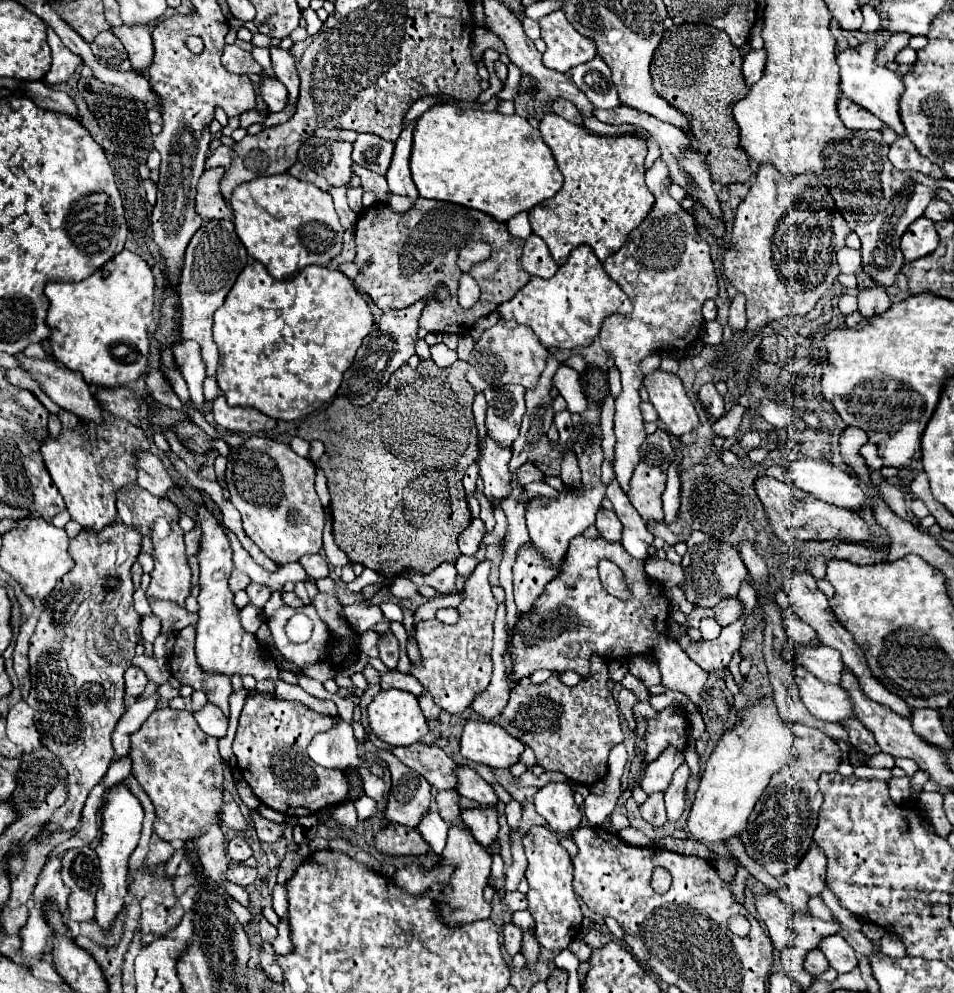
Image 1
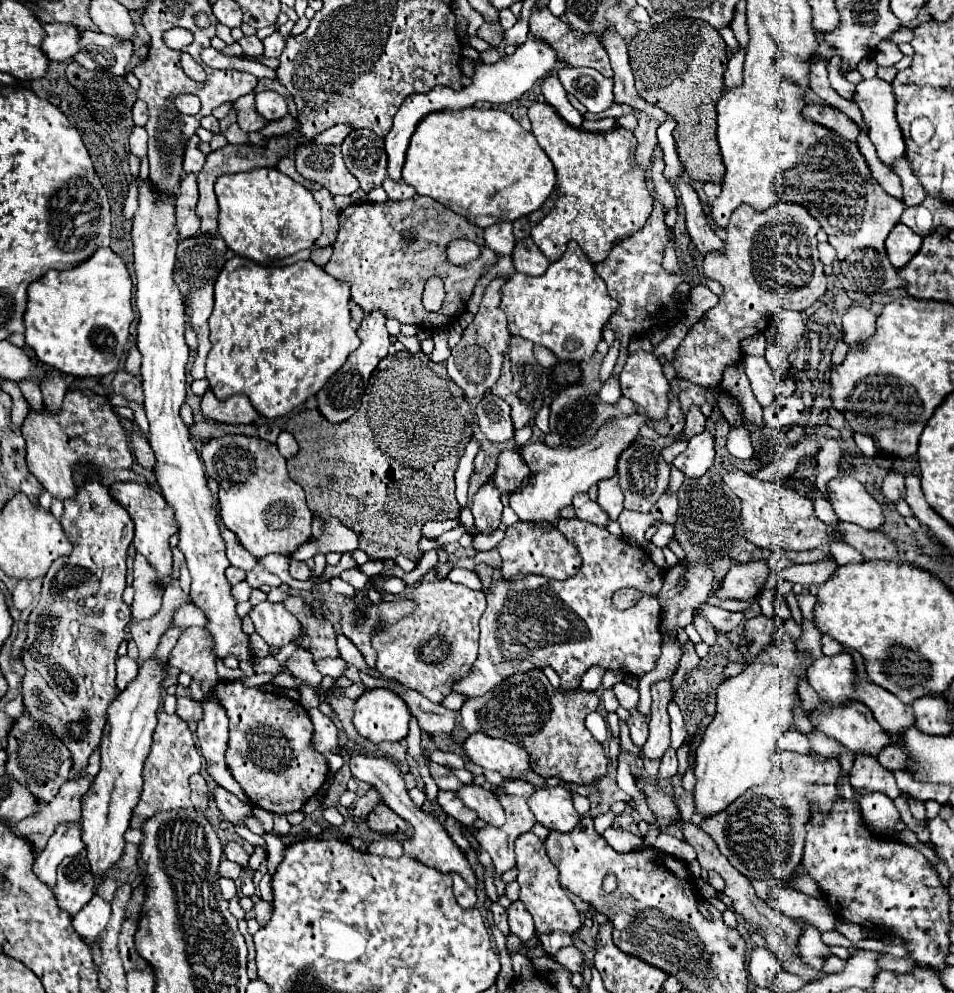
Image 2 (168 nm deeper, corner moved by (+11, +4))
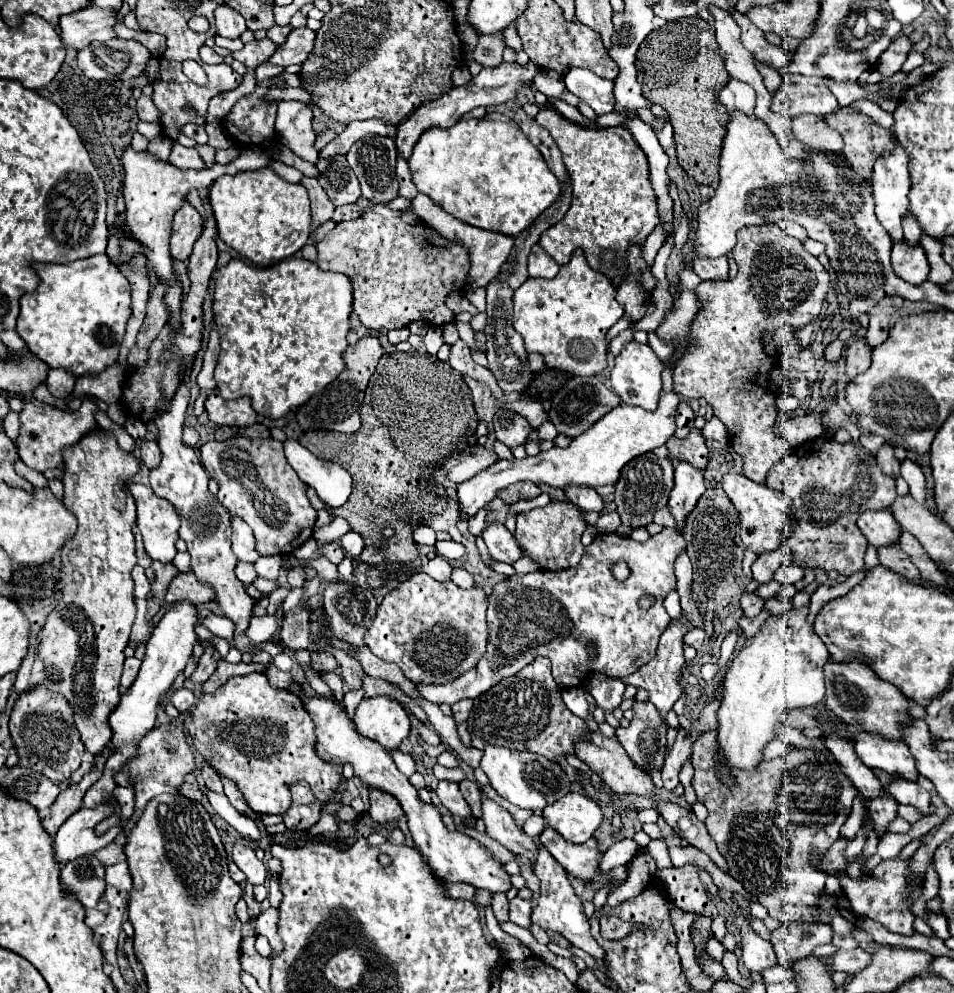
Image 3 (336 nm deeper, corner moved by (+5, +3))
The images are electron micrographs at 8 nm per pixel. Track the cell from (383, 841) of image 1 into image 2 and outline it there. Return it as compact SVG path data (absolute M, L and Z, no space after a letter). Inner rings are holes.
M386 804L376 808L366 818L366 824L372 832L378 832L378 834L396 834L396 832L408 830L408 824L402 818L398 818L398 814L392 814L392 810L388 810Z

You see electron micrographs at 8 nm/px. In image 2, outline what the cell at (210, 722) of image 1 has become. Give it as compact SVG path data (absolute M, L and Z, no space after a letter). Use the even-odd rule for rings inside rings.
M178 698L178 710L176 710L176 714L182 718L182 720L186 720L186 722L198 722L202 716L204 716L204 710L202 710L202 704L200 702L196 702L196 700L192 700L192 698Z

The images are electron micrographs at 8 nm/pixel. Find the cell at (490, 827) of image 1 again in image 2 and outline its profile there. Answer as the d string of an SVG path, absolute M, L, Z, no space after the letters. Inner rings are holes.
M438 792L438 802L440 802L440 806L444 808L444 812L448 814L448 816L452 816L452 818L456 818L458 822L462 822L464 826L472 826L476 820L478 820L478 816L474 814L474 810L470 810L470 808L466 808L462 802L460 802L460 798L456 798L454 796L454 792Z

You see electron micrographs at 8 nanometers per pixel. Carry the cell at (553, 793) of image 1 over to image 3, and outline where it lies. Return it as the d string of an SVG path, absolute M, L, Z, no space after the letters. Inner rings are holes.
M568 793L542 811L542 817L570 843L588 841L602 823L602 809L582 793Z

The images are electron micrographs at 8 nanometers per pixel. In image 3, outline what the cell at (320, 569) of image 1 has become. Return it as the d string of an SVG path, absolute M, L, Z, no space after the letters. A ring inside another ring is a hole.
M296 565L288 571L288 583L290 587L302 587L304 585L304 567L302 565Z

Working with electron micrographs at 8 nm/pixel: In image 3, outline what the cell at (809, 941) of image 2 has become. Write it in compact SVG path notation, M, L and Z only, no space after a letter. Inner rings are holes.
M856 947L852 951L838 951L832 959L832 963L828 963L830 971L846 971L852 975L858 975L864 967L868 967L870 963L870 953L866 953L864 949Z

